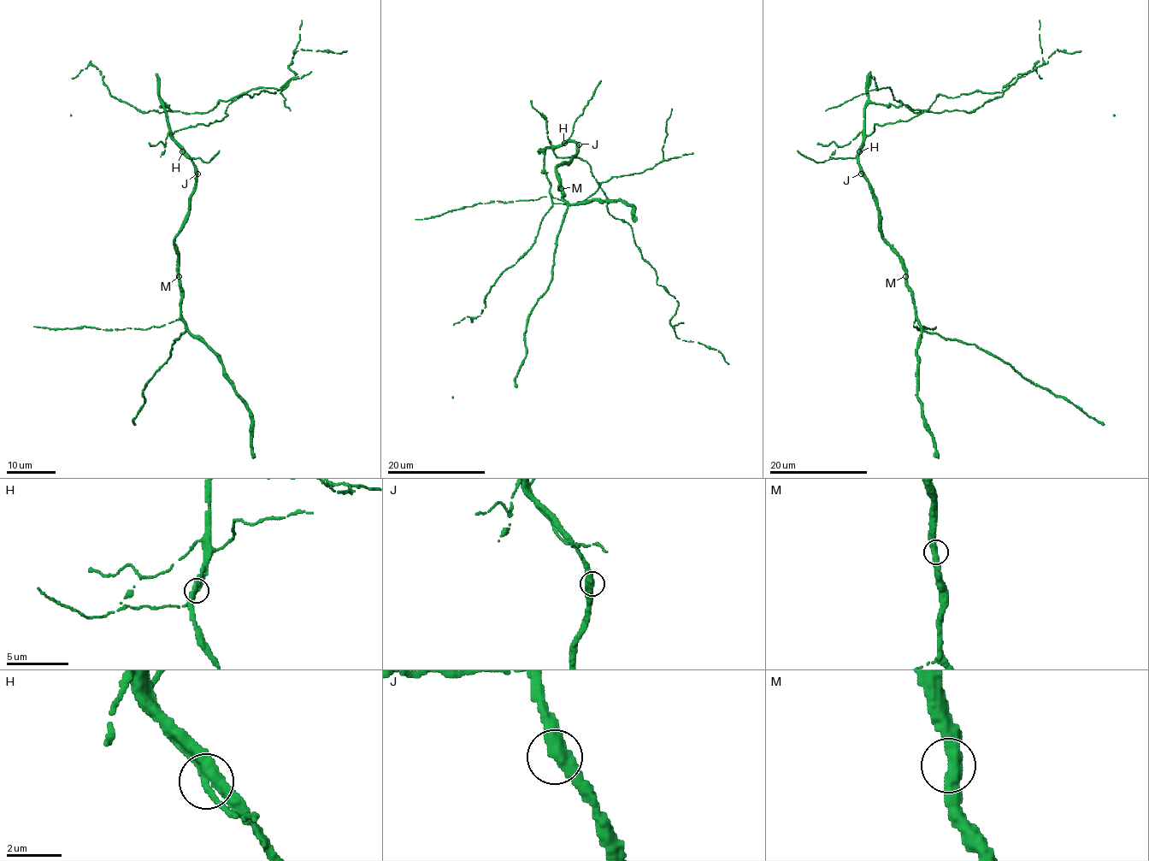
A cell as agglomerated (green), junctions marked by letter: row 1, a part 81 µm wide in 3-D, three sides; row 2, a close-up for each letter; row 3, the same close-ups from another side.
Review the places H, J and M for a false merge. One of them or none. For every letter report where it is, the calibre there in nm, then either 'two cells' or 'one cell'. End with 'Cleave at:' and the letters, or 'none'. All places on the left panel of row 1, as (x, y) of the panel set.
H: (182, 151) | 400 nm | one cell
J: (197, 173) | 440 nm | one cell
M: (179, 276) | 440 nm | one cell
Cleave at: none

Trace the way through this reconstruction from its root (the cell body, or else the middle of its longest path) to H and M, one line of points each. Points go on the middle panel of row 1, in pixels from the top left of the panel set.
H: (576, 145), (574, 142), (564, 143)
M: (576, 145), (576, 153), (572, 159), (556, 168), (561, 188)

